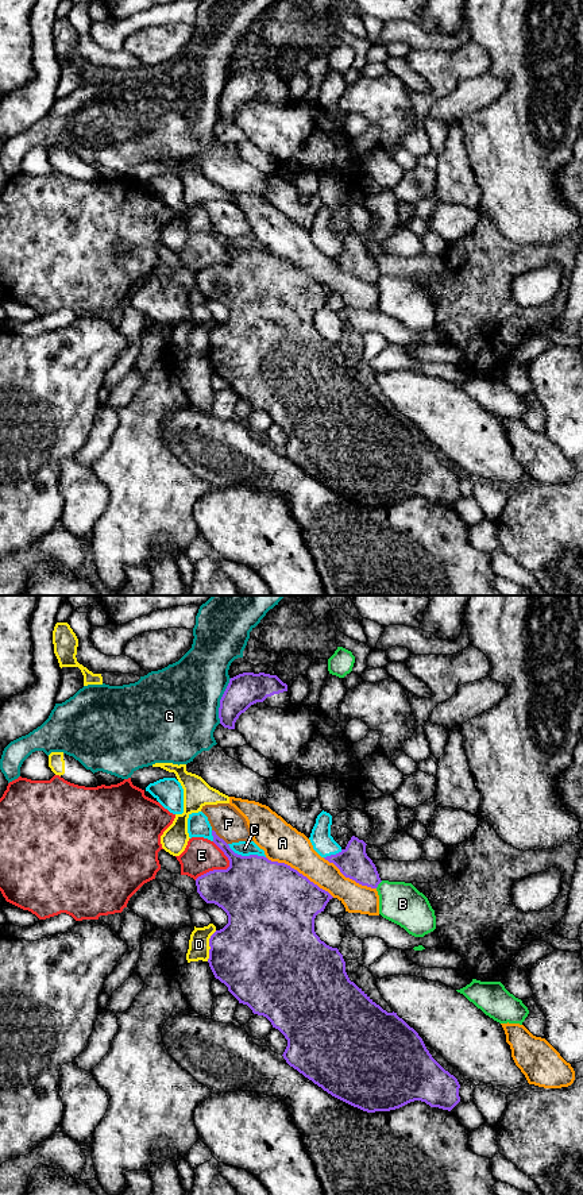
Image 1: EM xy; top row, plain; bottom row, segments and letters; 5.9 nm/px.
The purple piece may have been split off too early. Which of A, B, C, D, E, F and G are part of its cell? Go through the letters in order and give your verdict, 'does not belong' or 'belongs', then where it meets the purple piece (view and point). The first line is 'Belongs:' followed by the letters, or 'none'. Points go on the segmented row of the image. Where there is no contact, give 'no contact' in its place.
Belongs: C
A: does not belong; contact xy (298, 872)
B: does not belong; contact xy (378, 883)
C: belongs; contact xy (246, 856)
D: does not belong; contact xy (209, 945)
E: does not belong; contact xy (223, 870)
F: does not belong; contact xy (219, 837)
G: does not belong; contact xy (220, 701)

